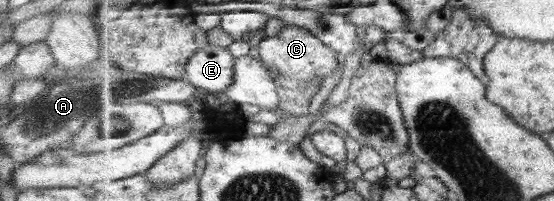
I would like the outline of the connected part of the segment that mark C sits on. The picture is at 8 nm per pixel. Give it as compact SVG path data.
M286 25L274 36L257 38L260 59L265 63L277 82L277 92L281 97L279 109L299 116L307 115L311 98L307 96L307 85L311 79L321 75L321 79L337 70L342 60L337 58L337 51L329 48L320 38L305 28Z

